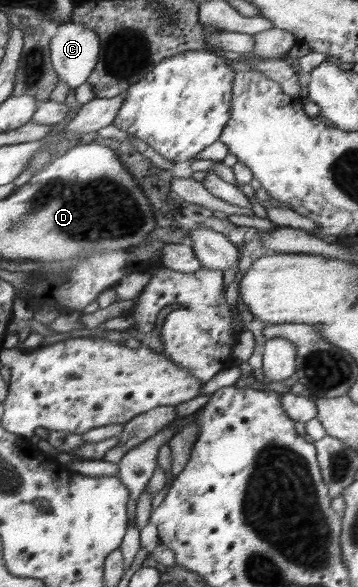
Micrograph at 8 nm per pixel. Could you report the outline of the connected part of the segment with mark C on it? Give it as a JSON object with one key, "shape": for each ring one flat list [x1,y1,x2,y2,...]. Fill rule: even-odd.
{"shape":[[63,22,50,40,50,59,59,80,76,88,85,83,99,58,99,36,83,24]]}

